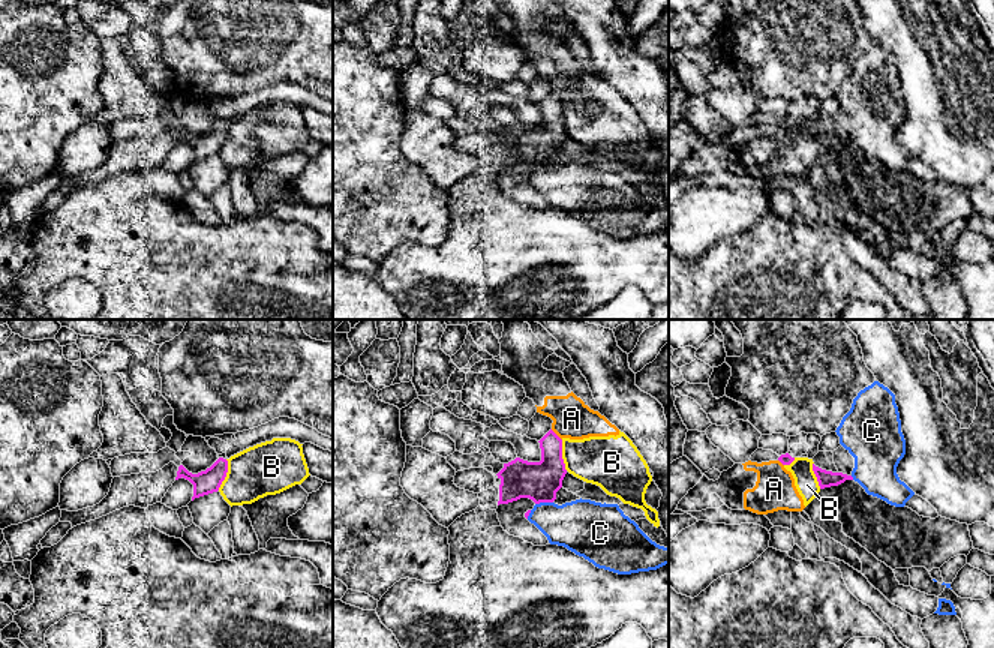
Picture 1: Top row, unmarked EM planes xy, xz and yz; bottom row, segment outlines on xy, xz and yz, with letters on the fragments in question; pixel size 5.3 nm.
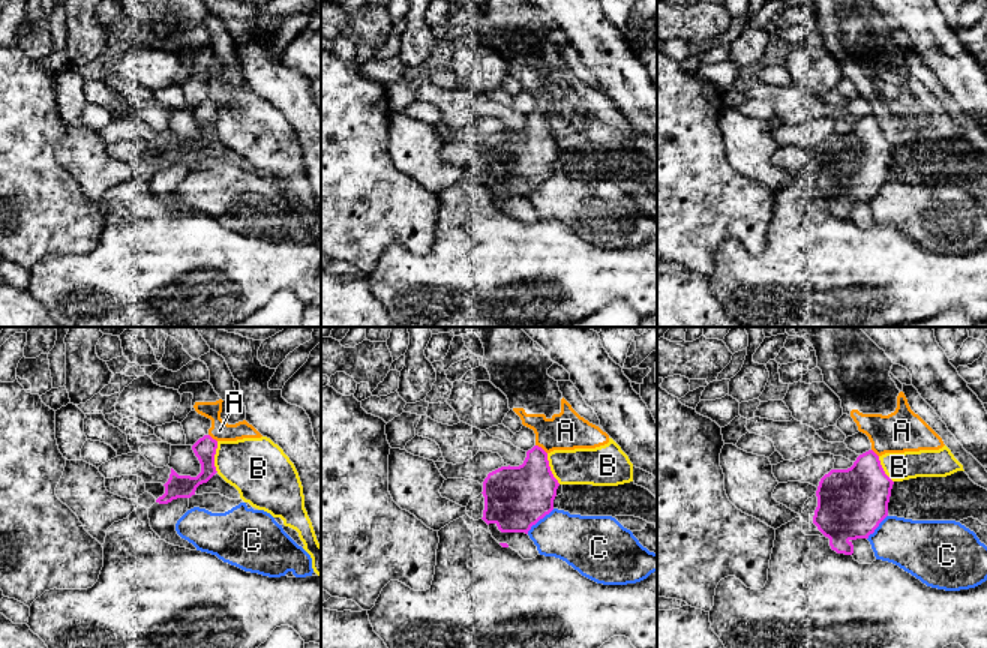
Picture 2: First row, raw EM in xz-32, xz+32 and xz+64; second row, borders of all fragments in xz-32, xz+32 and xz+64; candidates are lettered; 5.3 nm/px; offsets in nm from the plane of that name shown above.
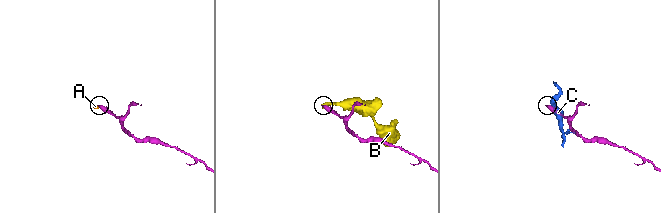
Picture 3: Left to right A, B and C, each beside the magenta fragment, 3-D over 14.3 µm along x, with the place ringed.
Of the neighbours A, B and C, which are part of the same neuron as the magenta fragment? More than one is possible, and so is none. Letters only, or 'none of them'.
none of them

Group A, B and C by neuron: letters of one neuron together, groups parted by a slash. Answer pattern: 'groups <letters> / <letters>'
groups A B / C

